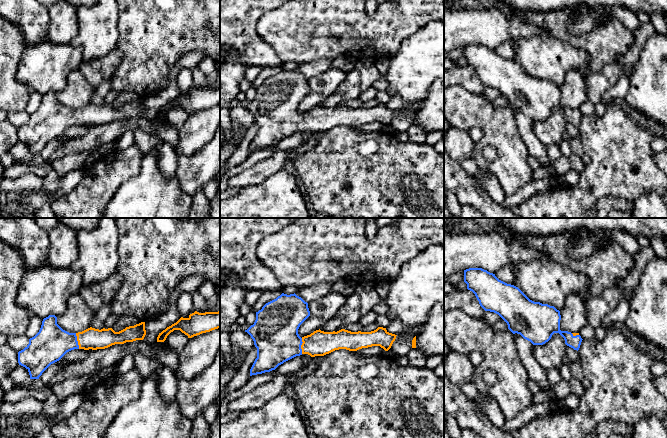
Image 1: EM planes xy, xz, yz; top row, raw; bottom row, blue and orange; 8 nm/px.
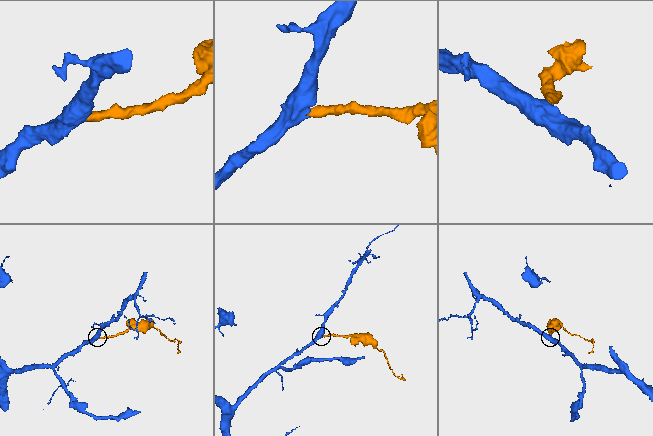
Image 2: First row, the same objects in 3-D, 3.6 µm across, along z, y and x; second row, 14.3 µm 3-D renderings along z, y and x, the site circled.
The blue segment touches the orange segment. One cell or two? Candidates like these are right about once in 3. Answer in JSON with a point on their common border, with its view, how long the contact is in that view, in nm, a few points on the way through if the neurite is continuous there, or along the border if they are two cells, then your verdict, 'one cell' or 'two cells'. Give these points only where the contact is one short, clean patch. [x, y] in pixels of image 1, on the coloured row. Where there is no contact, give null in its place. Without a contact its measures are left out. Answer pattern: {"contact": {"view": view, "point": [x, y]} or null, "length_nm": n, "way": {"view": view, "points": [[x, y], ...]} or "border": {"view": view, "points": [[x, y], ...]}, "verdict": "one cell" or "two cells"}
{"contact": {"view": "xy", "point": [77, 341]}, "length_nm": 130, "way": {"view": "xy", "points": [[51, 343], [77, 341], [91, 338]]}, "verdict": "one cell"}

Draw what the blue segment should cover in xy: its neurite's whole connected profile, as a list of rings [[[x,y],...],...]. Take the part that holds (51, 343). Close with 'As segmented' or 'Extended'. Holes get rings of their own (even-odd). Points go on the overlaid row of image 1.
[[[49,315],[42,321],[39,332],[29,339],[29,344],[18,352],[18,363],[25,367],[30,379],[39,379],[53,363],[74,349],[97,350],[115,344],[143,340],[145,322],[115,332],[112,328],[88,328],[82,332],[69,333],[57,324],[57,317]]]. Extended

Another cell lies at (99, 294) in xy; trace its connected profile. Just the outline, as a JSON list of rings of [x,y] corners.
[[[116,271],[105,280],[83,285],[78,294],[90,309],[97,312],[112,301],[121,283],[122,276]]]

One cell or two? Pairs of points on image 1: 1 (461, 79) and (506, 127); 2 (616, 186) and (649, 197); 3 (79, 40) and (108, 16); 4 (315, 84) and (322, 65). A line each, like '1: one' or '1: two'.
1: two
2: two
3: one
4: two

